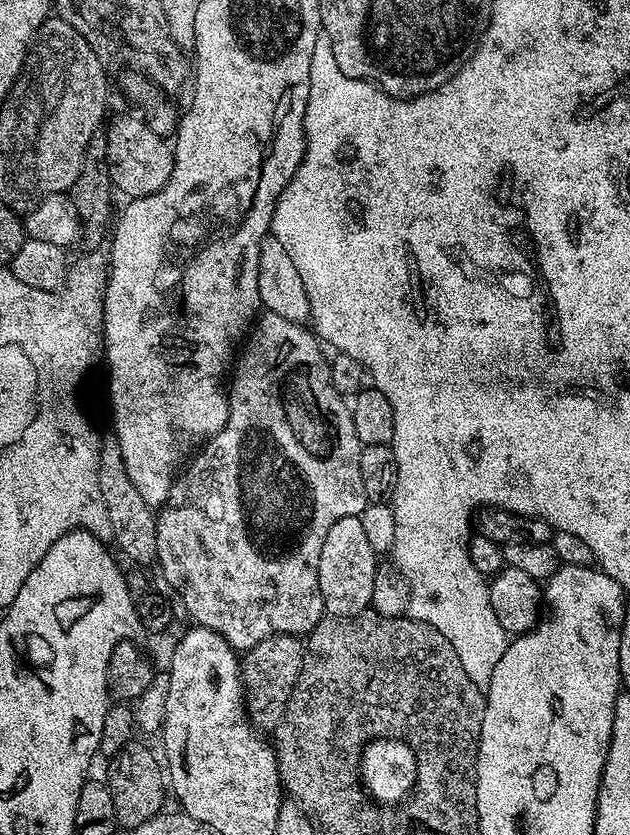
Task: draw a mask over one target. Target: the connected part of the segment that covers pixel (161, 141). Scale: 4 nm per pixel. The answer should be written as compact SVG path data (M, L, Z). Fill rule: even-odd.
M139 115L116 116L111 120L112 117L107 121L103 133L104 156L108 159L106 167L115 191L125 192L125 197L135 198L162 190L174 170L173 145L165 137L154 134L154 130L150 130L150 126Z

